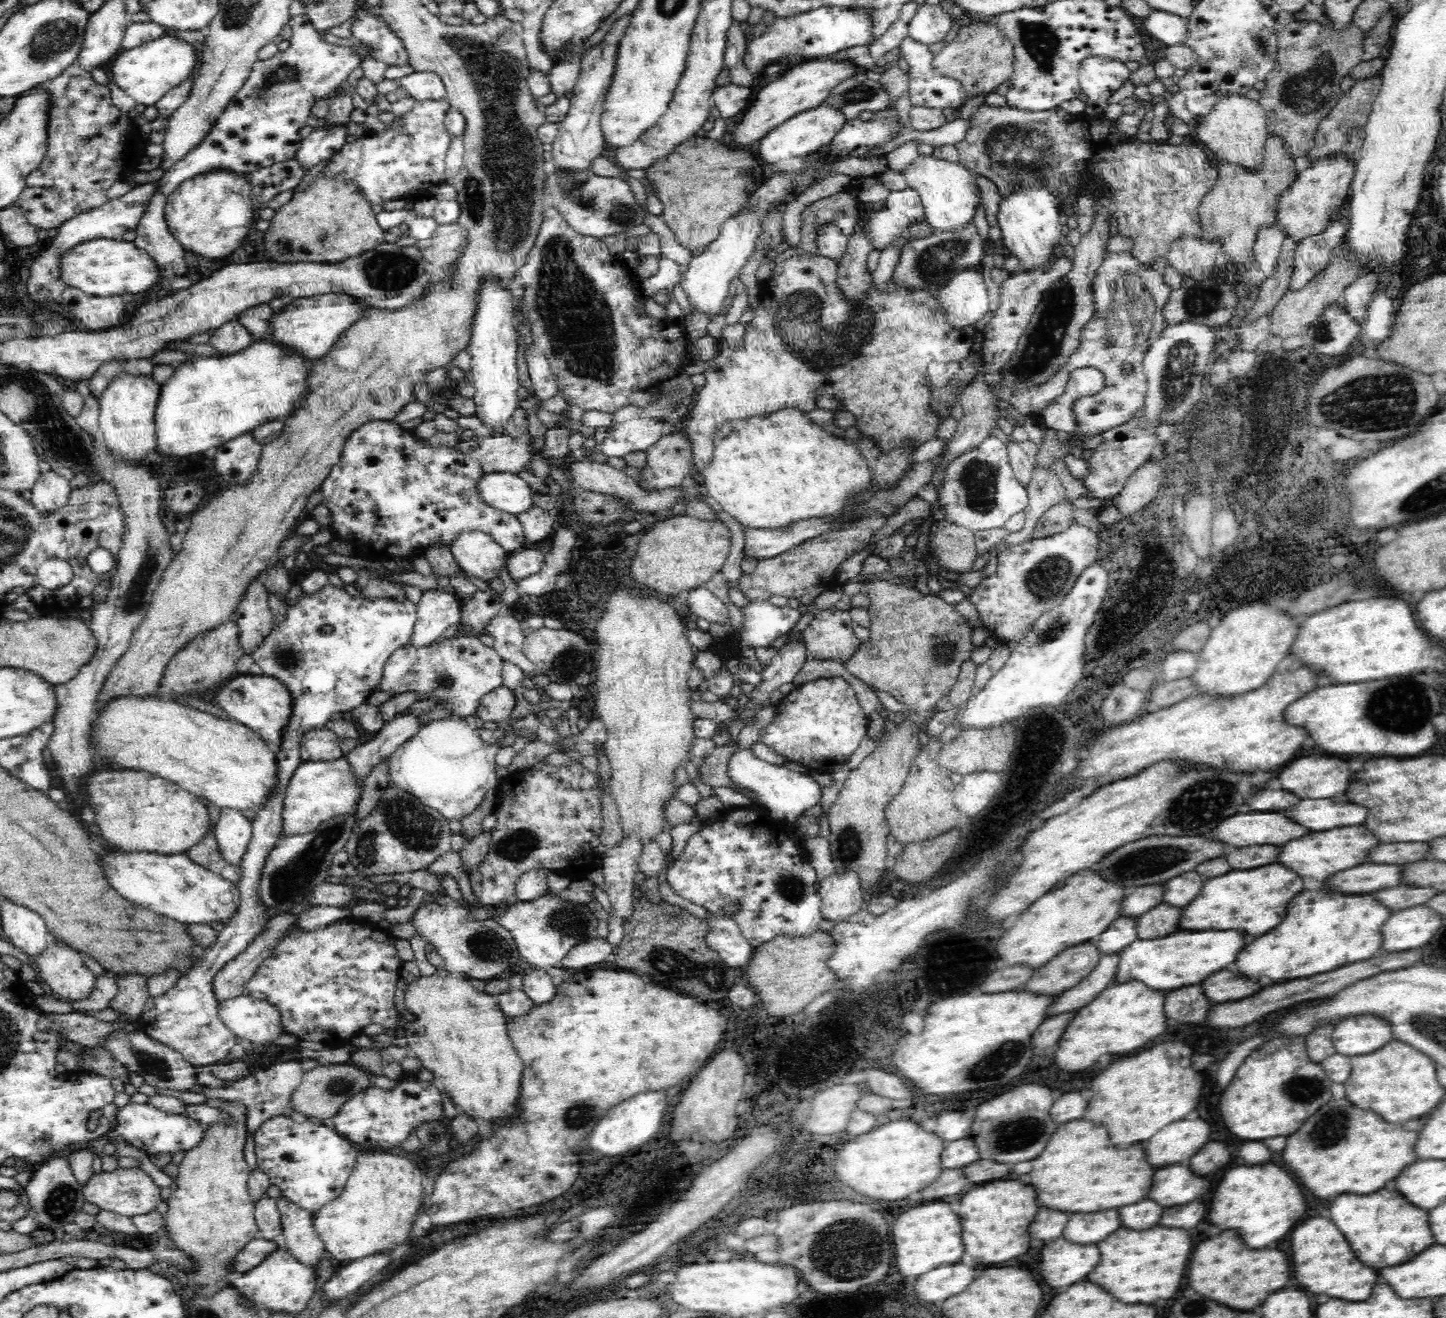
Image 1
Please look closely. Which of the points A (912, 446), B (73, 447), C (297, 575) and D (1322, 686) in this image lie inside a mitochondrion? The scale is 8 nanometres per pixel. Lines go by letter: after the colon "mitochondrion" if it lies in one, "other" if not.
A: other
B: mitochondrion
C: other
D: other

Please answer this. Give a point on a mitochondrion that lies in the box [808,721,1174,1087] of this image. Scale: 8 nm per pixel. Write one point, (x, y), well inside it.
(1003, 1056)

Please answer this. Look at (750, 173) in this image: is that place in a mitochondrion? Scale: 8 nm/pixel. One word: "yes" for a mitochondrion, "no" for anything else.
yes

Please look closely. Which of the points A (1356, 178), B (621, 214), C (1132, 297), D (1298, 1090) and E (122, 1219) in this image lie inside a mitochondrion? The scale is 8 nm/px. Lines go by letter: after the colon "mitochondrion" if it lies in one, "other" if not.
A: other
B: mitochondrion
C: mitochondrion
D: mitochondrion
E: other

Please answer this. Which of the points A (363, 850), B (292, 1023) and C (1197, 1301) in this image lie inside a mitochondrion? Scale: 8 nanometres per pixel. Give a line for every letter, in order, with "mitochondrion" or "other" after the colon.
A: mitochondrion
B: other
C: mitochondrion

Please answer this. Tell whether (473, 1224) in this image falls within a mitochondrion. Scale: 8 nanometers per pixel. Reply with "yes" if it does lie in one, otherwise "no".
no

